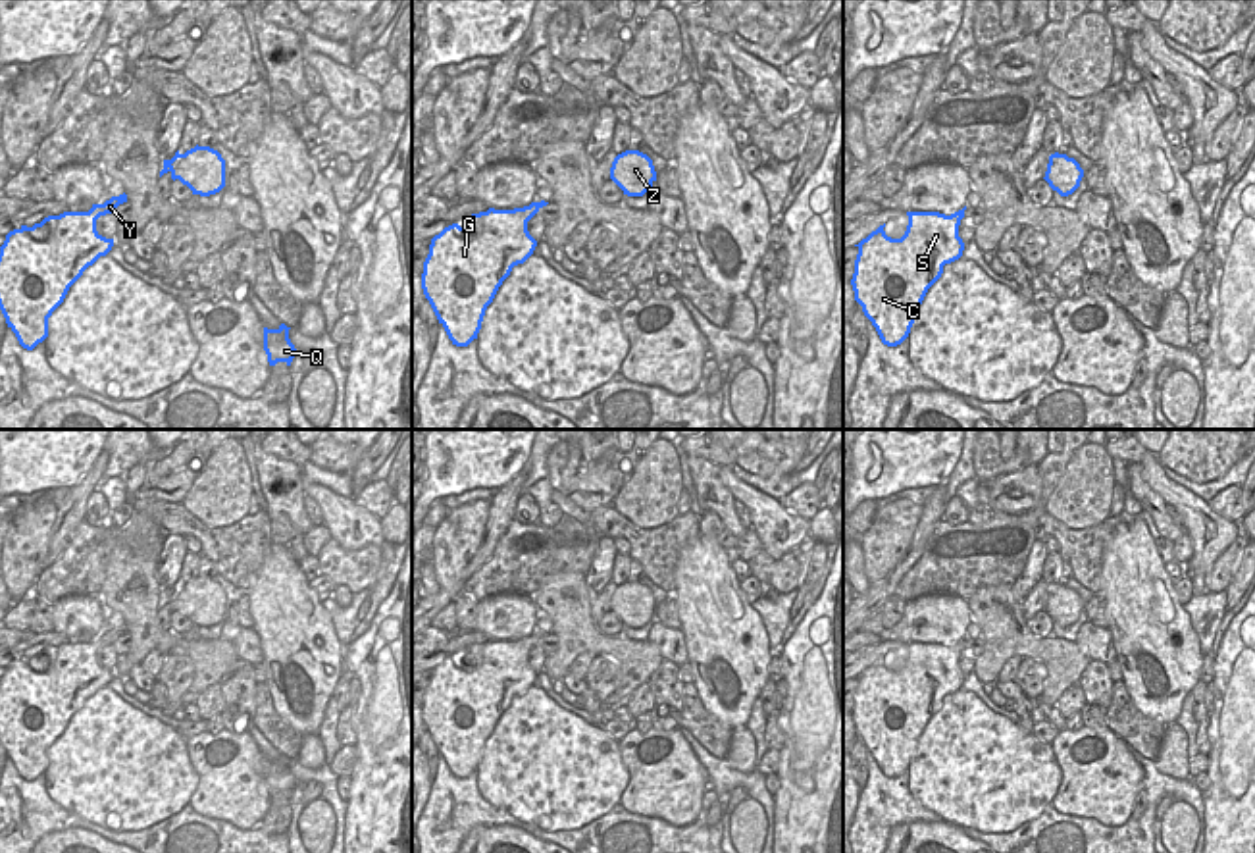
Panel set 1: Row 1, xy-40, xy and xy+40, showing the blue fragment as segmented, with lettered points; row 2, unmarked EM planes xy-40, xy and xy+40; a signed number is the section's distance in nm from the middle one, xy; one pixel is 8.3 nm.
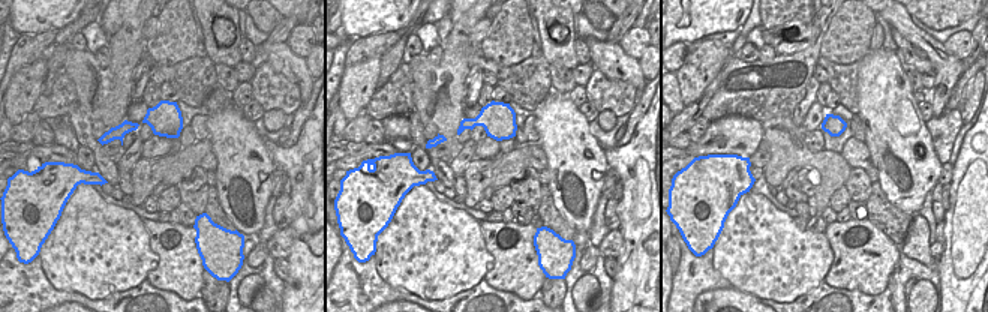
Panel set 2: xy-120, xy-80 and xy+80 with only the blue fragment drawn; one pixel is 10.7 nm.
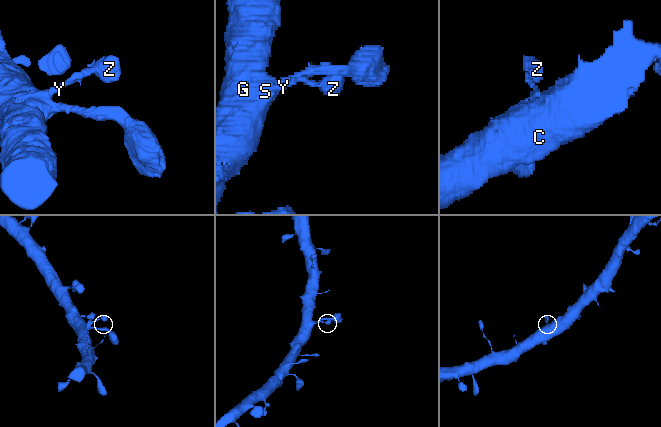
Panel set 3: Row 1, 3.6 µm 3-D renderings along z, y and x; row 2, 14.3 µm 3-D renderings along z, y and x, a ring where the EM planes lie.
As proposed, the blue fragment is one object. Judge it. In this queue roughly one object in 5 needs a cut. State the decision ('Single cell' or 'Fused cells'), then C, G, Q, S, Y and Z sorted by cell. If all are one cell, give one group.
Single cell. Groups: C G Q S Y Z

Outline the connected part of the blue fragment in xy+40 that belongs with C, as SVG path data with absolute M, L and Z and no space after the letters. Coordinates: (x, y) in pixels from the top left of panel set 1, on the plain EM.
M964 641L951 647L907 643L909 657L901 670L887 668L884 655L855 676L855 732L884 776L897 778L909 768L928 720L941 709L945 695L962 687L959 657Z

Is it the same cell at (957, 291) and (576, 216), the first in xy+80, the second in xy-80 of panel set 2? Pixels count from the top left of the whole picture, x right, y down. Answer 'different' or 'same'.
different

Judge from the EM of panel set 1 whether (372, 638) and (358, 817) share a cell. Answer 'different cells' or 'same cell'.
same cell

